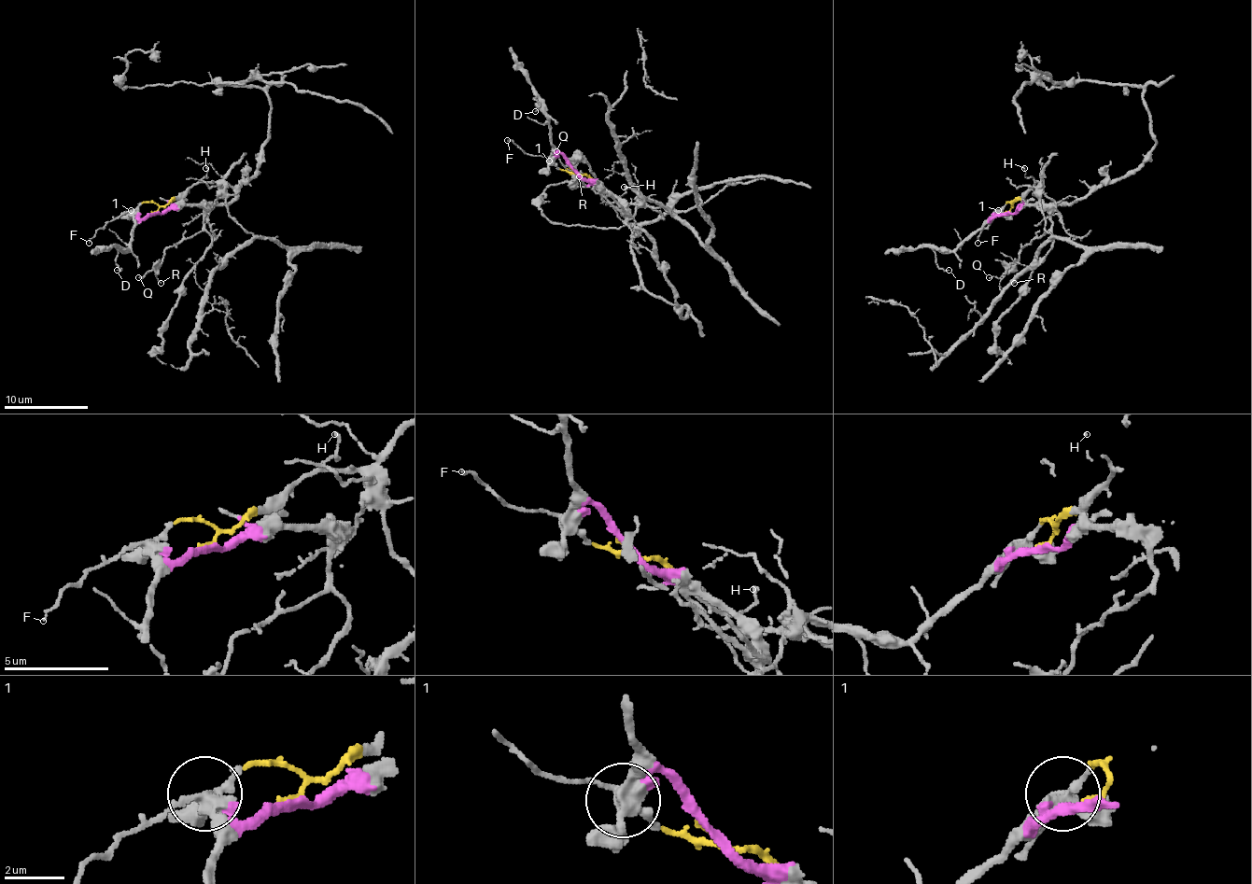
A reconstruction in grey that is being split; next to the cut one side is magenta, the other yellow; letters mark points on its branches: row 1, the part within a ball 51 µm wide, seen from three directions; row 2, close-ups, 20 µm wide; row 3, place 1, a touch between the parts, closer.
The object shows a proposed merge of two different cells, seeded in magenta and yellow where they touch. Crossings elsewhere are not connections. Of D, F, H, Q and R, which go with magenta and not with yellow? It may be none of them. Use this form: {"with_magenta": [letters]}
{"with_magenta": ["D", "Q", "R"]}

